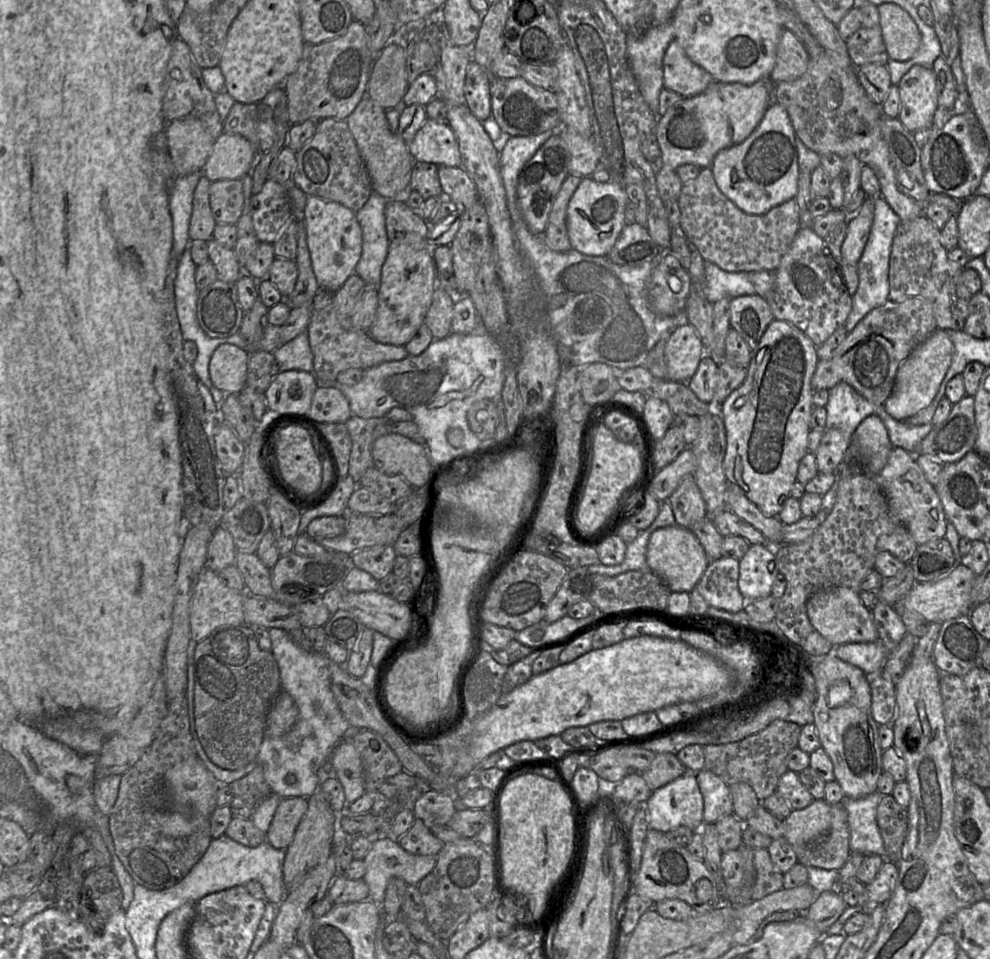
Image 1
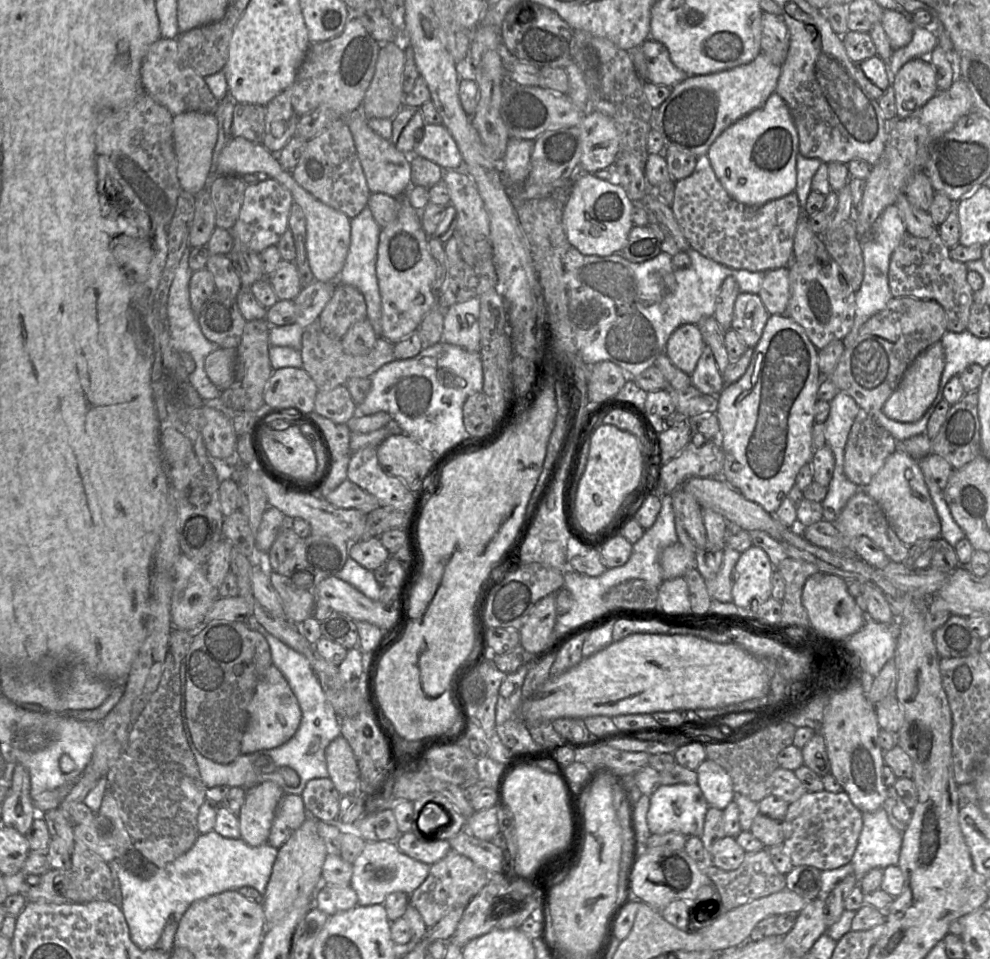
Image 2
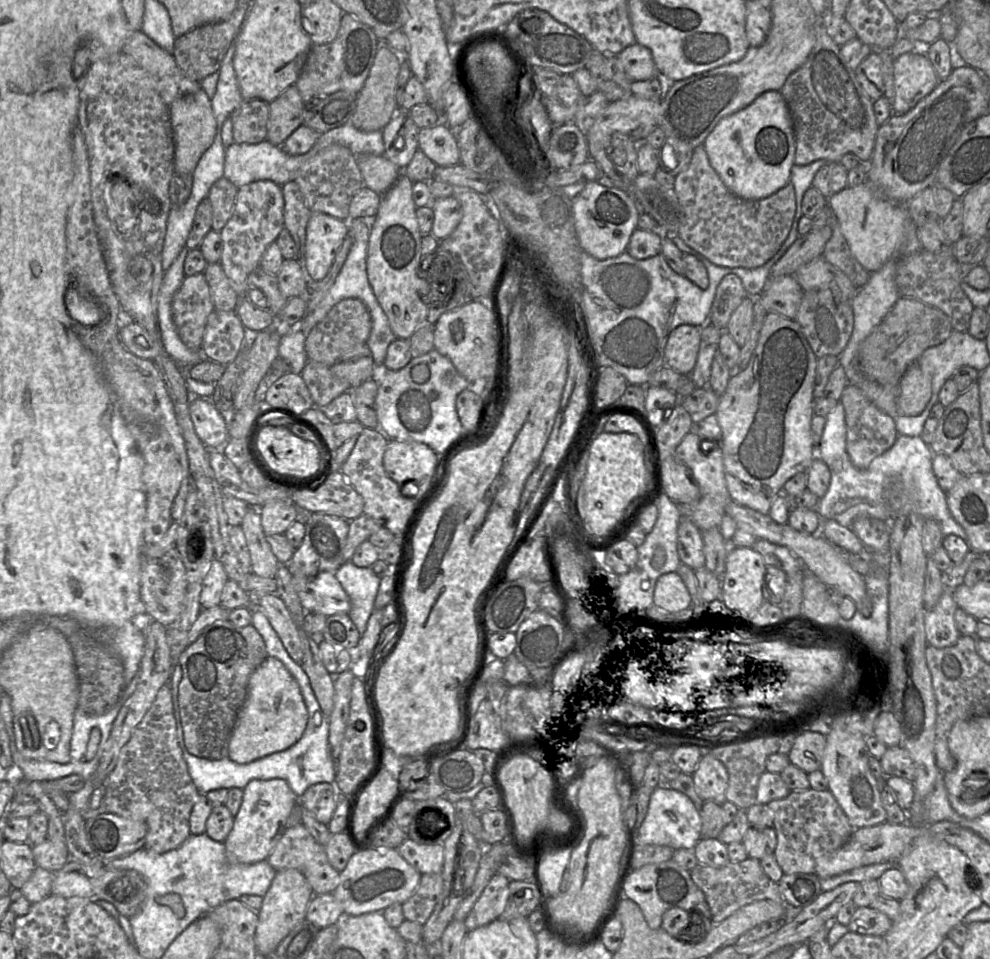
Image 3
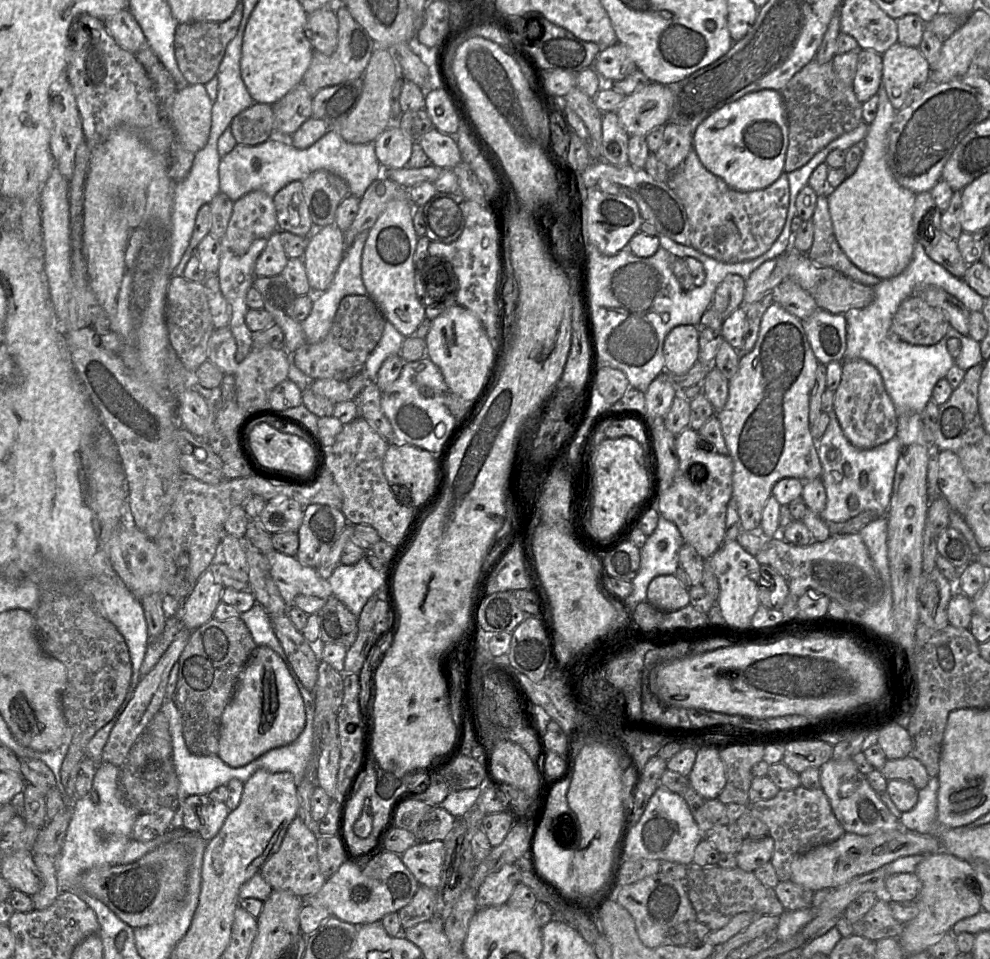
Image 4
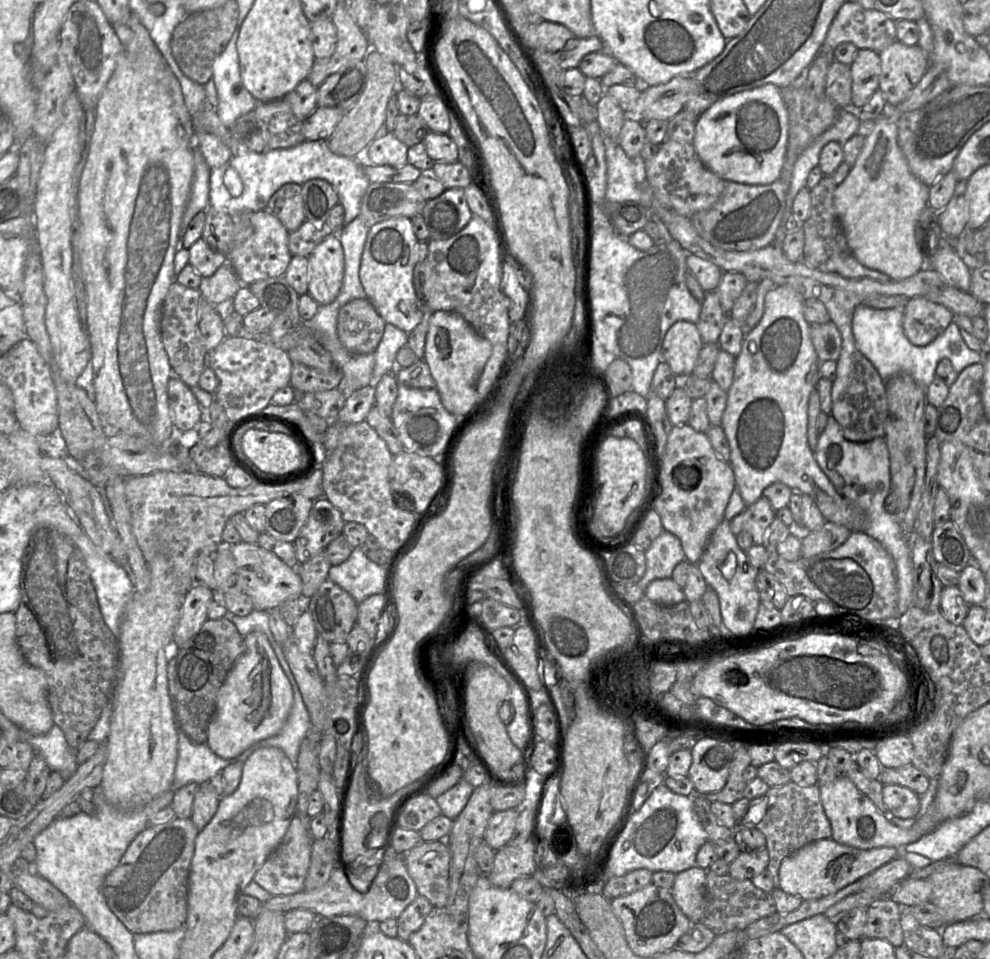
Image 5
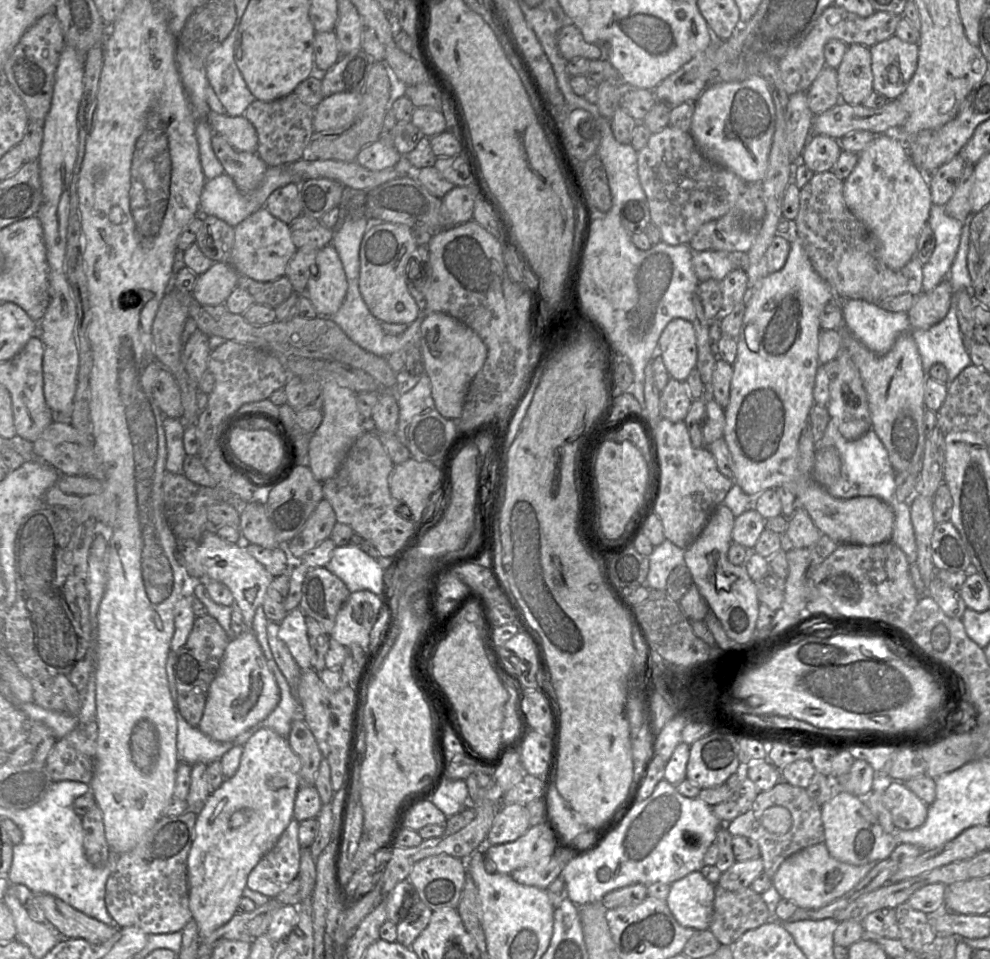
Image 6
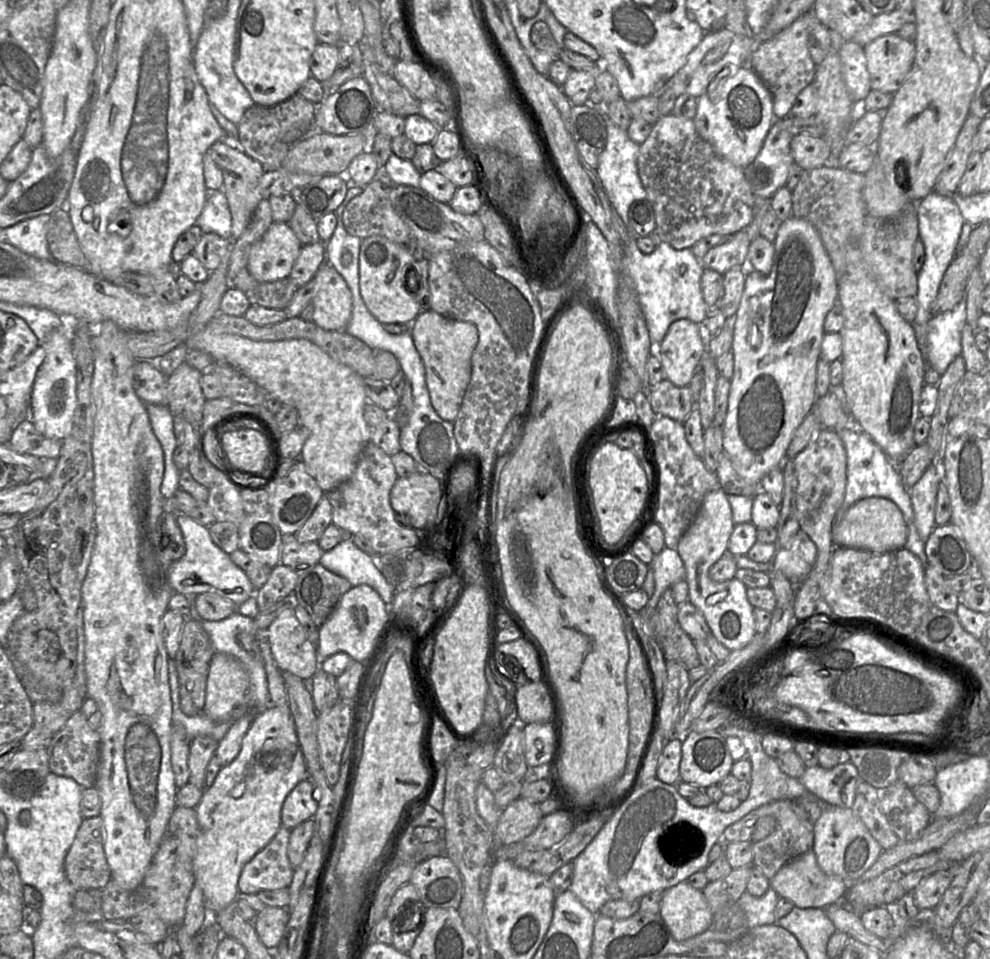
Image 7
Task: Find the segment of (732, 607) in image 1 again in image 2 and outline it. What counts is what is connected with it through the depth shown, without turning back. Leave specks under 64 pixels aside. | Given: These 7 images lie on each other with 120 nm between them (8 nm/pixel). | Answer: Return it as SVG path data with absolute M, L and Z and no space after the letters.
M725 546L723 561L713 579L705 580L706 588L711 599L729 603L732 602L732 571L740 557L740 552Z

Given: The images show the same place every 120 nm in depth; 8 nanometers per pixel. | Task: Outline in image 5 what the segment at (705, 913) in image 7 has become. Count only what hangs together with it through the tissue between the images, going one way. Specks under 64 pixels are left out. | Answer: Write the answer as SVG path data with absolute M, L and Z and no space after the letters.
M694 866L676 874L671 888L672 896L691 923L702 923L705 912L707 870Z

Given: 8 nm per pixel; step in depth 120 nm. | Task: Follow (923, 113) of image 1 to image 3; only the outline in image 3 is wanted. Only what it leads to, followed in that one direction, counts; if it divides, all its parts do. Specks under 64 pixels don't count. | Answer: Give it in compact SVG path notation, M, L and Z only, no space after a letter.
M911 51L893 61L893 113L903 115L930 94L940 80L926 54Z

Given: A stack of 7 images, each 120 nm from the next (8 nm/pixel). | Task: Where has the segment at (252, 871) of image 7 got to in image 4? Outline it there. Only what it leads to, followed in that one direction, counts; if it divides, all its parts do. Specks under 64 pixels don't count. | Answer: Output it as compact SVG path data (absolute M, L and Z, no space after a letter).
M296 816L289 825L279 849L261 867L259 873L273 890L289 891L301 898L318 893L326 882L317 858L318 834Z

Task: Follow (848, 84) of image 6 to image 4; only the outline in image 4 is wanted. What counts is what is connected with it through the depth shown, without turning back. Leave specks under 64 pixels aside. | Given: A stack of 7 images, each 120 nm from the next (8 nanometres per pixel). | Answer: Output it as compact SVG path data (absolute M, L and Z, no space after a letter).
M861 49L858 55L853 89L857 99L864 103L878 94L882 82L882 55L875 50Z

